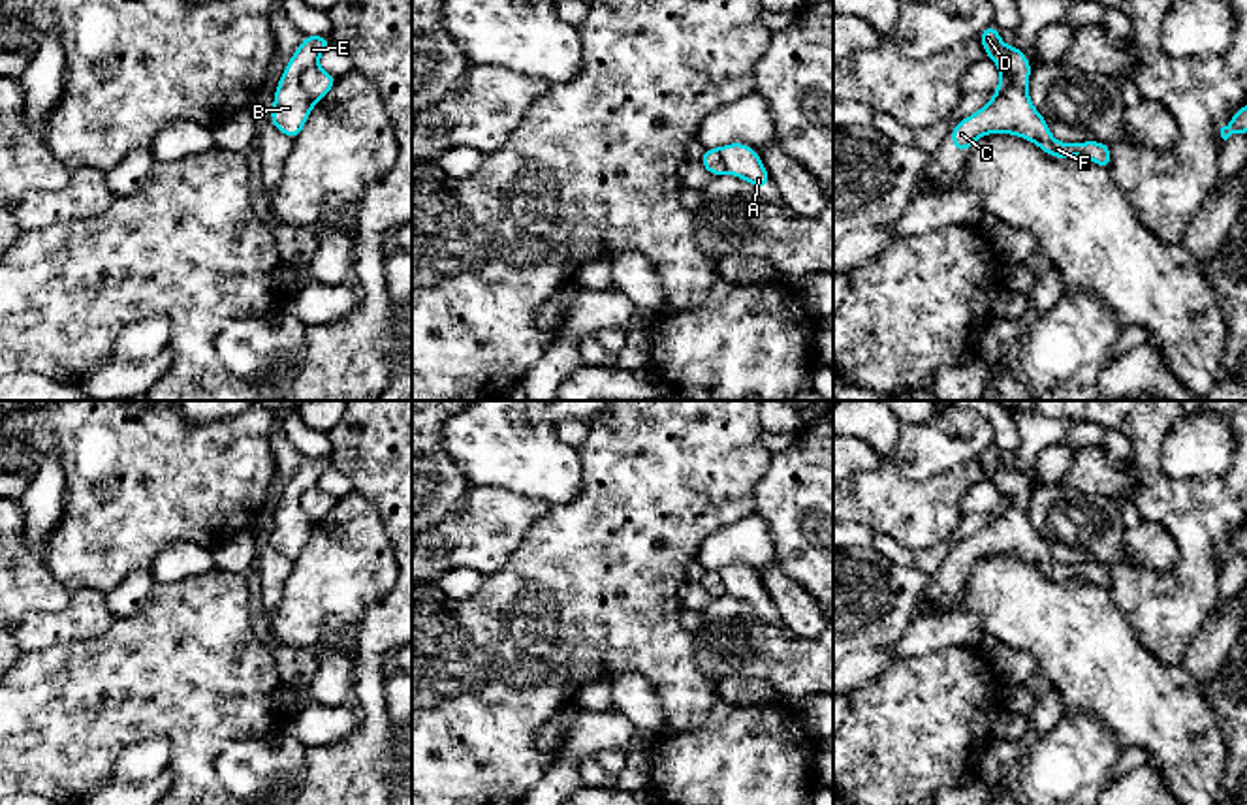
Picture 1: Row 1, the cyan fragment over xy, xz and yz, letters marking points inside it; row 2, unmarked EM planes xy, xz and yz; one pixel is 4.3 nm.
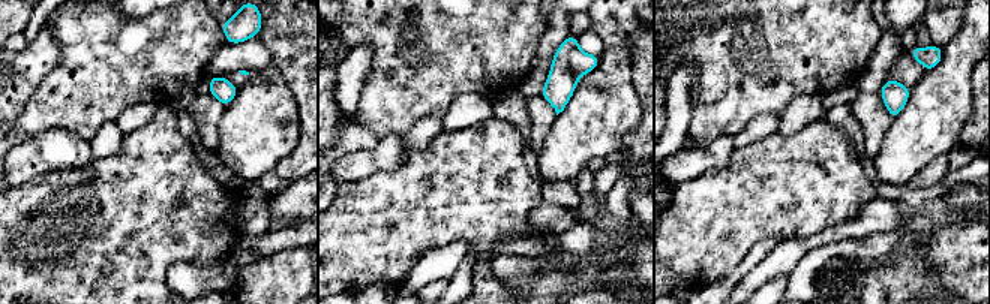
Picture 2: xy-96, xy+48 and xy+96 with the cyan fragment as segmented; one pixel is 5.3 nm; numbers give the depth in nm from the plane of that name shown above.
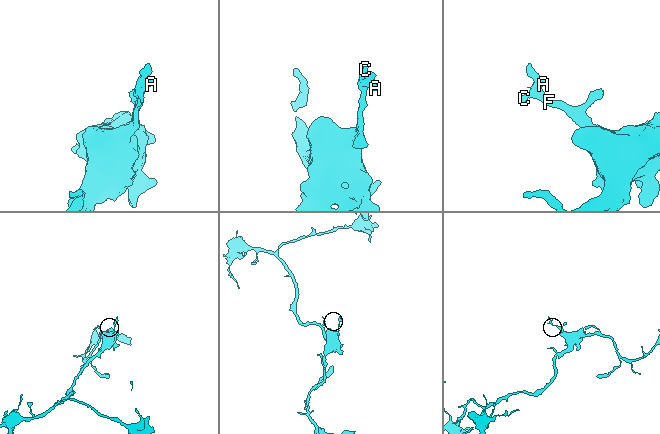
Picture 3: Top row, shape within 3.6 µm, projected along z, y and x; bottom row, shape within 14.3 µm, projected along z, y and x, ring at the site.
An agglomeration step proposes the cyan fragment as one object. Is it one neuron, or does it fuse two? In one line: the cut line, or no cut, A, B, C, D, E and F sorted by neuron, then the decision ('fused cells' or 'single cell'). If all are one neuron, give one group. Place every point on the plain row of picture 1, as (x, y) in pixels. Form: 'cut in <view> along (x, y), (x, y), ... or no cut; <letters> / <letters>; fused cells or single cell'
cut in xy along (311, 486), (303, 493), (299, 508), (313, 525); A / B C D E F; fused cells

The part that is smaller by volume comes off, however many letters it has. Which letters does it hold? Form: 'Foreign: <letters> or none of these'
Foreign: A

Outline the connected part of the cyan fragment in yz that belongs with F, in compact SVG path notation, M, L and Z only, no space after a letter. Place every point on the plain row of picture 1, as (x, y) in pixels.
M987 446L978 459L1002 497L1012 500L1012 506L997 515L987 527L974 536L963 540L952 549L952 568L957 574L969 574L971 566L986 555L1014 555L1031 564L1036 564L1051 579L1083 577L1104 591L1112 591L1110 566L1100 562L1057 564L1044 538L1029 521L1027 506L1031 498L1031 483L1016 465L1002 468L1001 451Z

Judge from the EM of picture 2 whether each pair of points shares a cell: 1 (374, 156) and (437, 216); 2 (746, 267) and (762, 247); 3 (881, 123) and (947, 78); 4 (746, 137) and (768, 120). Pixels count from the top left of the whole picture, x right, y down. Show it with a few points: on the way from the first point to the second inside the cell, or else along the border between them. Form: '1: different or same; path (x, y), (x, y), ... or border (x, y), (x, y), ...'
1: different; border (407, 149), (405, 159), (396, 168), (354, 180)
2: same; path (749, 262), (759, 252)
3: different; border (893, 120), (878, 153)
4: same; path (752, 134), (762, 126)

